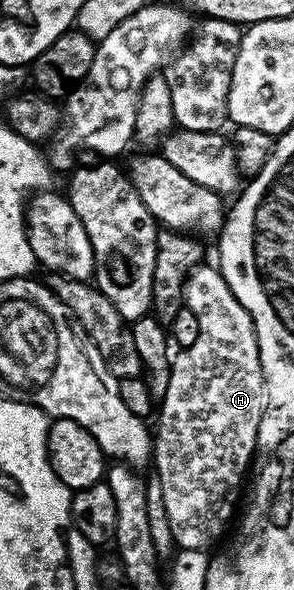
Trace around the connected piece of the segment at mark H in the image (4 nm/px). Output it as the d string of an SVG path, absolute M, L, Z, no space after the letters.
M206 265L198 266L197 270L192 271L185 281L183 303L184 306L191 309L191 313L195 313L195 317L199 317L199 337L195 337L195 345L184 348L184 350L180 352L181 359L174 358L172 360L169 369L167 393L159 400L159 414L156 416L156 419L158 418L157 431L155 427L155 434L153 435L153 453L151 456L152 466L157 466L155 477L163 489L163 509L167 509L167 521L171 525L173 542L178 548L185 548L187 550L211 548L210 546L212 543L224 533L225 526L227 526L229 522L229 526L234 522L235 508L239 503L239 495L237 499L236 487L240 485L241 478L243 478L243 483L247 472L250 470L251 464L254 462L257 449L257 434L259 433L259 425L263 421L263 413L265 412L265 378L263 377L263 369L261 368L257 334L253 328L251 317L247 313L247 309L243 309L243 305L239 305L235 293L231 293L231 289L227 285L227 281L221 276L220 270L218 270L216 266L205 266Z

